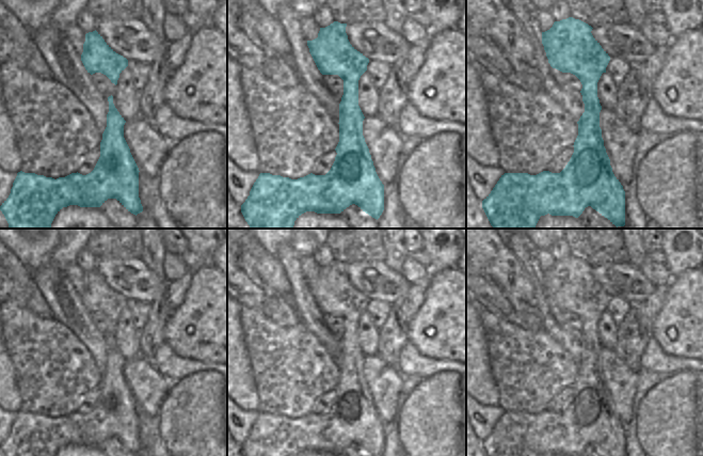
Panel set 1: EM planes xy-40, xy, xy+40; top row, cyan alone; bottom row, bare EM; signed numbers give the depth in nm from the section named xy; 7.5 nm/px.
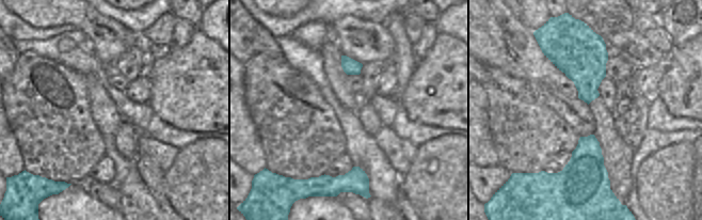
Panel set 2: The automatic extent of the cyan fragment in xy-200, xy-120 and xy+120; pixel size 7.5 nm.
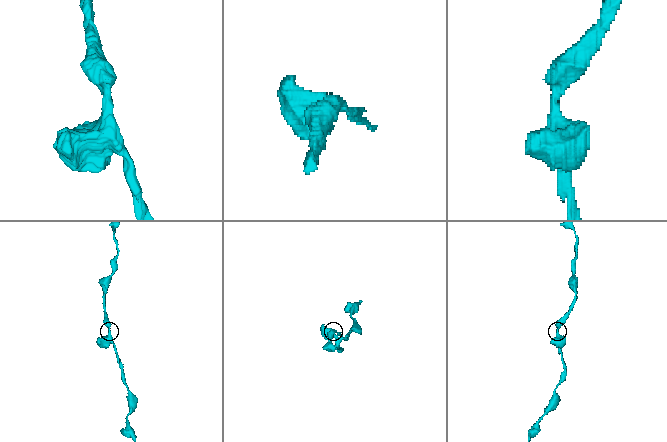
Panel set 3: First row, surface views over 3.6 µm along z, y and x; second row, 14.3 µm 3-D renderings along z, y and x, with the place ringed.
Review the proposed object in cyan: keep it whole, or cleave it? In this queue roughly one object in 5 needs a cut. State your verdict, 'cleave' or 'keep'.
keep

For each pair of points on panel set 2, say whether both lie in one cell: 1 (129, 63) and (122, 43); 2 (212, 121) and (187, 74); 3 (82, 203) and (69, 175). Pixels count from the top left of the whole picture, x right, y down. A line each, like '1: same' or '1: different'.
1: different
2: same
3: different

